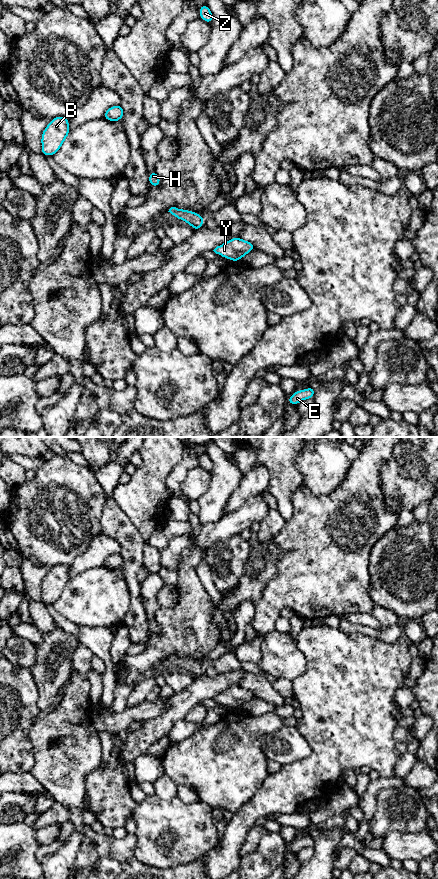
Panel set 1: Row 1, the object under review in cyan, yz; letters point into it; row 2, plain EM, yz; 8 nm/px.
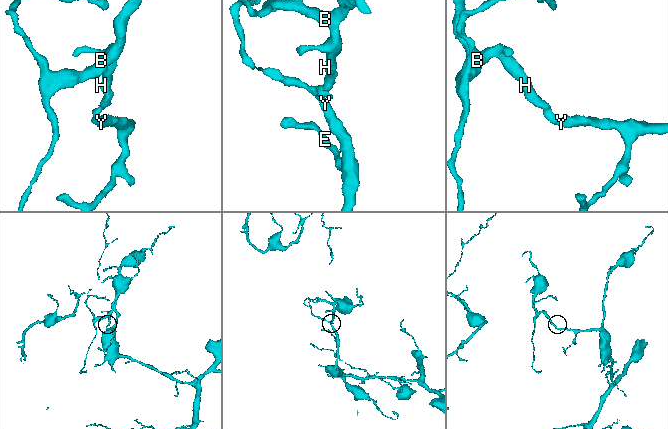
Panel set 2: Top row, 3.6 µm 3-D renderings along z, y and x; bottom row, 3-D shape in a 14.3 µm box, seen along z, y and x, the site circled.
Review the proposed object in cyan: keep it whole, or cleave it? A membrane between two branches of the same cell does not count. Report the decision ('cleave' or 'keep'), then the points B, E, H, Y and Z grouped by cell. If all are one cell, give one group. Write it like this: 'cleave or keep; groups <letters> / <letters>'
keep; groups B E H Y Z

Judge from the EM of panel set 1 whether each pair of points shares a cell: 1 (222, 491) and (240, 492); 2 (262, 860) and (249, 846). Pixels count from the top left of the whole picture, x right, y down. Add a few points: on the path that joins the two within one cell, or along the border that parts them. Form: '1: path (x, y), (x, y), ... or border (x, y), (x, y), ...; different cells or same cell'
1: border (242, 476), (238, 486), (229, 497), (223, 509); different cells
2: border (267, 832), (258, 844), (240, 859); different cells

